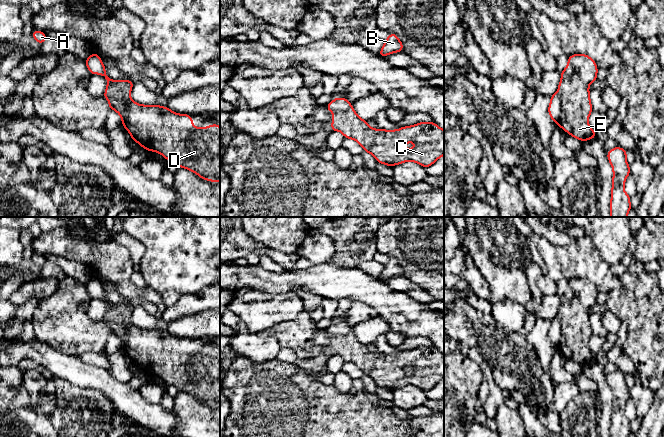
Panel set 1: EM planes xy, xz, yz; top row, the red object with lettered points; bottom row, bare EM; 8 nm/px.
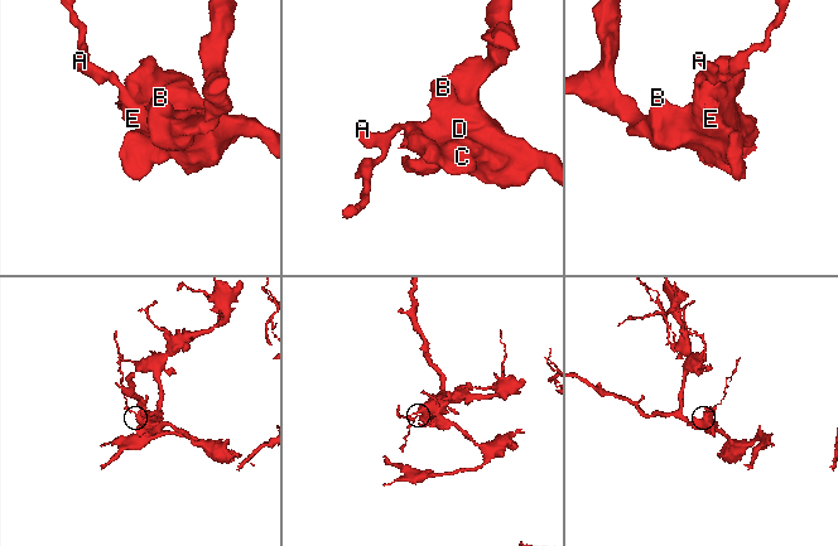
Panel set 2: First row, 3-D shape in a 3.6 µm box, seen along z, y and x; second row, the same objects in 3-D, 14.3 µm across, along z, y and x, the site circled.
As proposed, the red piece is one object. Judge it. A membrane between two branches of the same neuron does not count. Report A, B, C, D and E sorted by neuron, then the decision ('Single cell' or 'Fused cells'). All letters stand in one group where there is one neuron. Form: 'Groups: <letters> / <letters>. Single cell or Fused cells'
Groups: A / B C D E. Fused cells

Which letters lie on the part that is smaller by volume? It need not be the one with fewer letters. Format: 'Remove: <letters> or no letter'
Remove: A

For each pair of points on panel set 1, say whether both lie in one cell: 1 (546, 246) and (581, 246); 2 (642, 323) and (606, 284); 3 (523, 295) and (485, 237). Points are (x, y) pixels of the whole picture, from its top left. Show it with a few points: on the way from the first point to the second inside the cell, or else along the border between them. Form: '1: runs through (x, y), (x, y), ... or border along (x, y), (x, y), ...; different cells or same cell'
1: runs through (555, 252), (572, 252); same cell
2: border along (619, 276), (621, 285), (610, 292); different cells
3: runs through (509, 281), (500, 267), (502, 262), (493, 251); same cell

